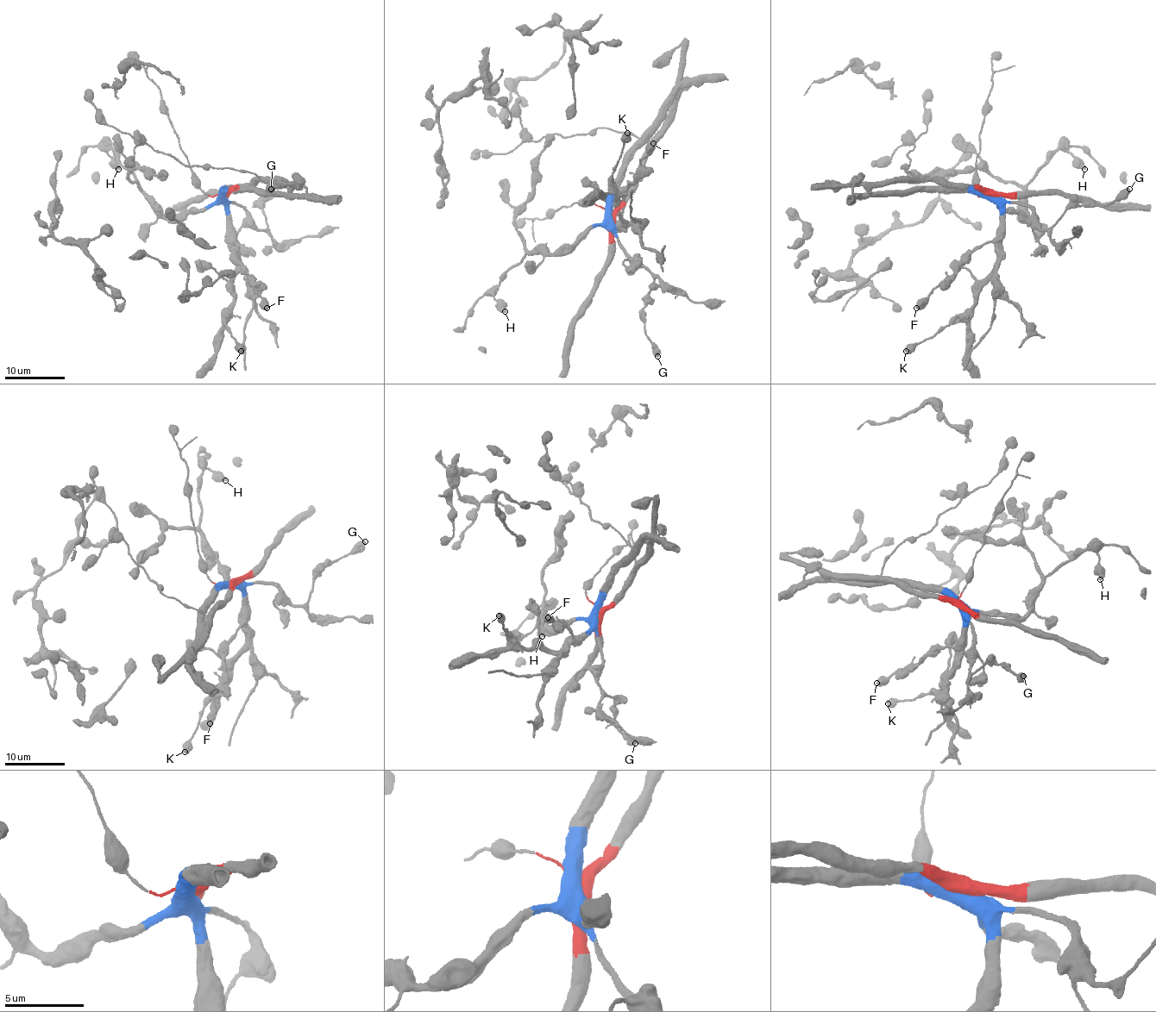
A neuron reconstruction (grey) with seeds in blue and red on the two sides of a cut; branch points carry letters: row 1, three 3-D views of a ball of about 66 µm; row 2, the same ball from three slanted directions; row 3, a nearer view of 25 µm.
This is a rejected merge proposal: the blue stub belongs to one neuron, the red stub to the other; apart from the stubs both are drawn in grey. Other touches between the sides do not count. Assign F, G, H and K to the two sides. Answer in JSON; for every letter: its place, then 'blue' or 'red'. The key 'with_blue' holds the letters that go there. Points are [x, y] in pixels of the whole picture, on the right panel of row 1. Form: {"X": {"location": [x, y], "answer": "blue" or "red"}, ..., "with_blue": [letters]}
{"F": {"location": [916, 308], "answer": "blue"}, "G": {"location": [1129, 189], "answer": "blue"}, "H": {"location": [1084, 169], "answer": "blue"}, "K": {"location": [906, 351], "answer": "blue"}, "with_blue": ["F", "G", "H", "K"]}

